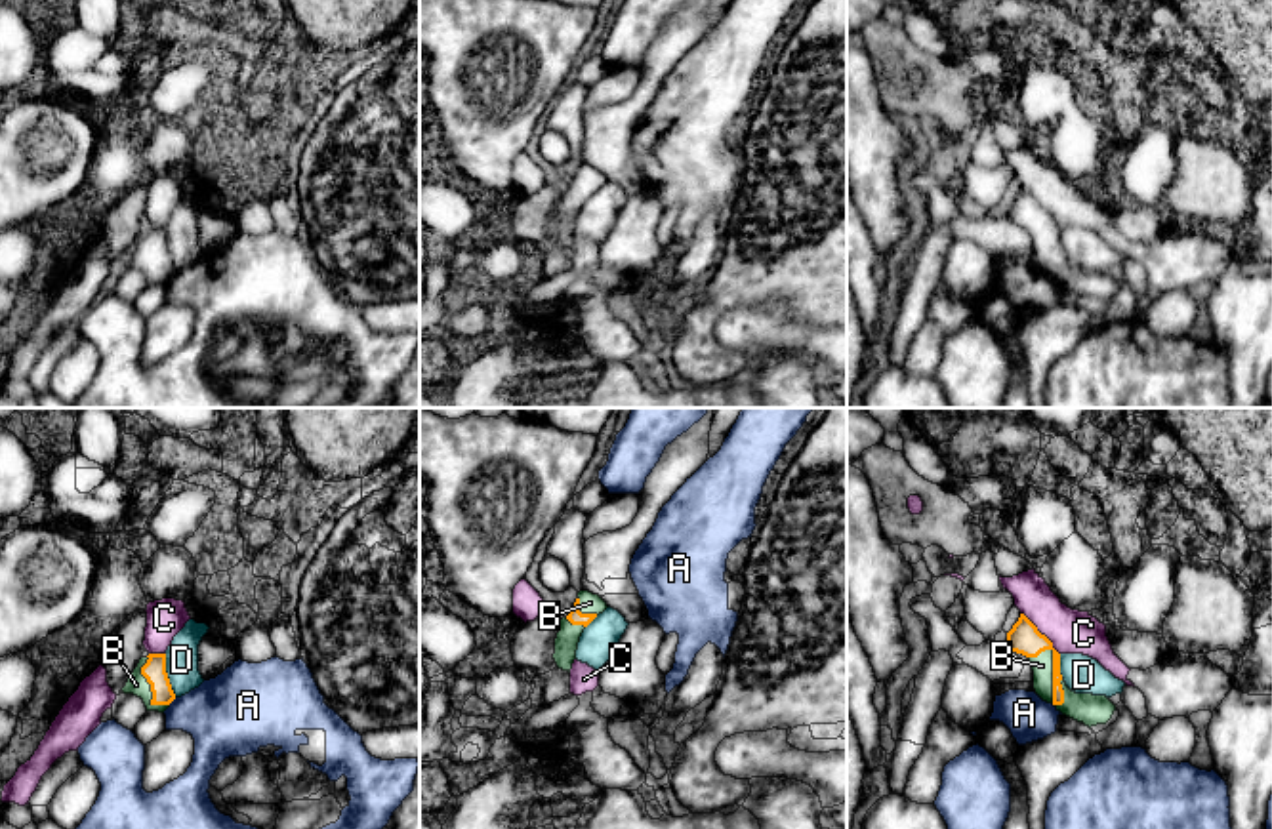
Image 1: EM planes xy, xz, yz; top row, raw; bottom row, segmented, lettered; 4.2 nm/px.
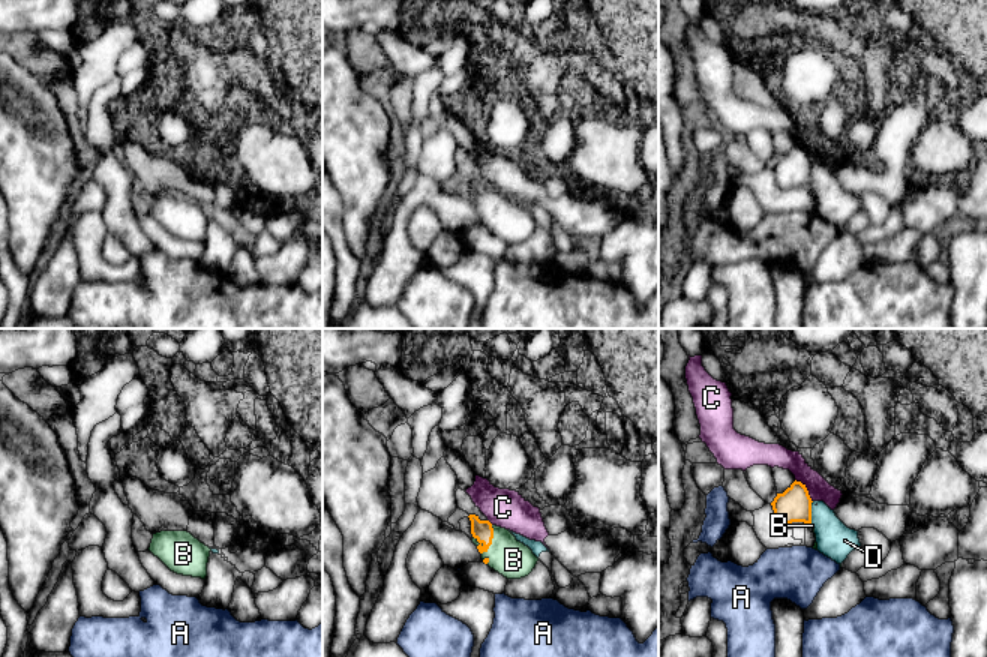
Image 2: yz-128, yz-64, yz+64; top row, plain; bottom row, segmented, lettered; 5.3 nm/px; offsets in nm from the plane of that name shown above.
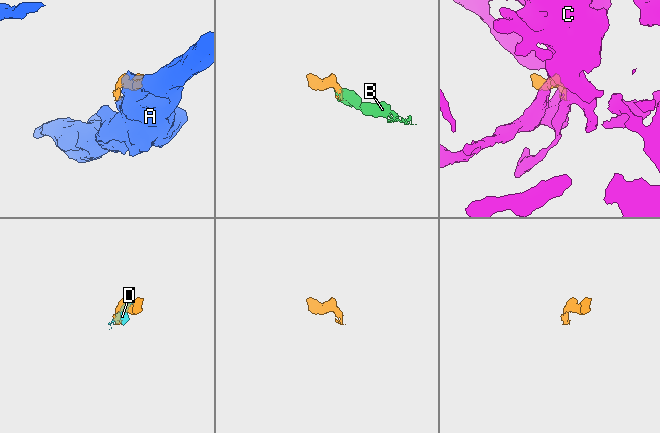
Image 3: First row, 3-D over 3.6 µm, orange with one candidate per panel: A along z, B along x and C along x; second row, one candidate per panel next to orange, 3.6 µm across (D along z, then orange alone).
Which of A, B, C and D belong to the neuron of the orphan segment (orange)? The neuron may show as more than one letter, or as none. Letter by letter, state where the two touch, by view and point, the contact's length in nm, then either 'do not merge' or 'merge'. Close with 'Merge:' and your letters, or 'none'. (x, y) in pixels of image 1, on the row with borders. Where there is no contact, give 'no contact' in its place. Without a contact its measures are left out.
A: meets orange in xy at (172, 700); contact 50 nm long; do not merge
B: meets orange in yz at (1053, 669); contact 260 nm long; merge
C: meets orange in yz at (1040, 633); contact 240 nm long; do not merge
D: meets orange in xy at (166, 675); contact 190 nm long; do not merge
Merge: B

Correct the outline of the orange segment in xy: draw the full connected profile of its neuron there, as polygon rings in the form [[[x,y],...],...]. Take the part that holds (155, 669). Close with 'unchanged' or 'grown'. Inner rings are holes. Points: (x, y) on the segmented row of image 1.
[[[166,654],[141,657],[122,692],[141,698],[147,711],[164,713],[175,699],[166,673]]] | grown

